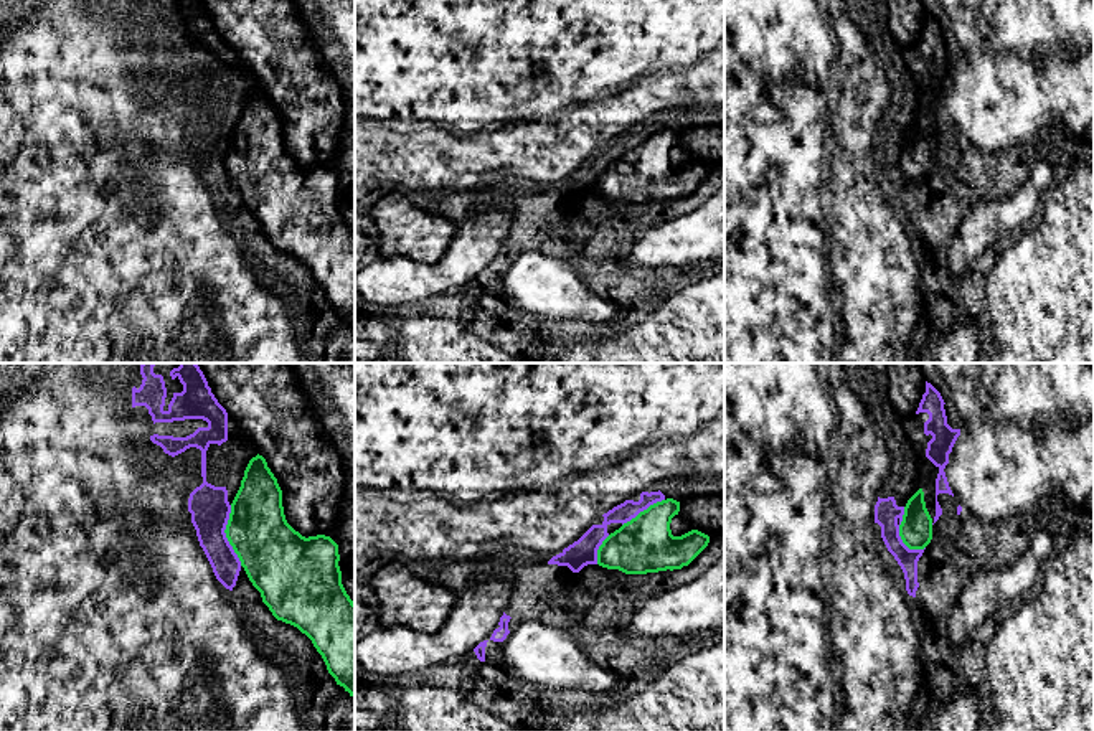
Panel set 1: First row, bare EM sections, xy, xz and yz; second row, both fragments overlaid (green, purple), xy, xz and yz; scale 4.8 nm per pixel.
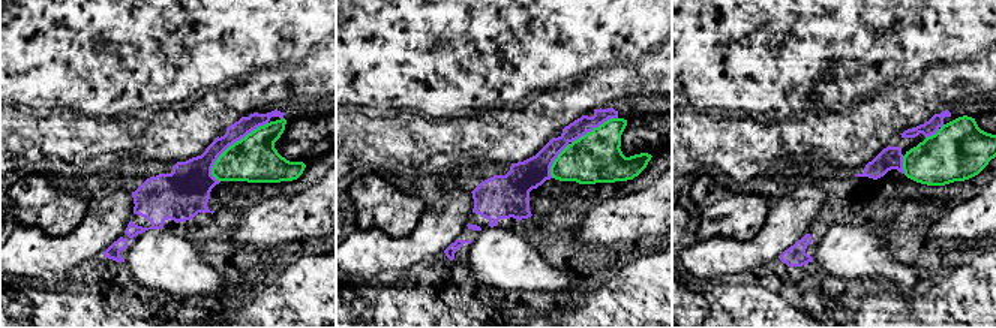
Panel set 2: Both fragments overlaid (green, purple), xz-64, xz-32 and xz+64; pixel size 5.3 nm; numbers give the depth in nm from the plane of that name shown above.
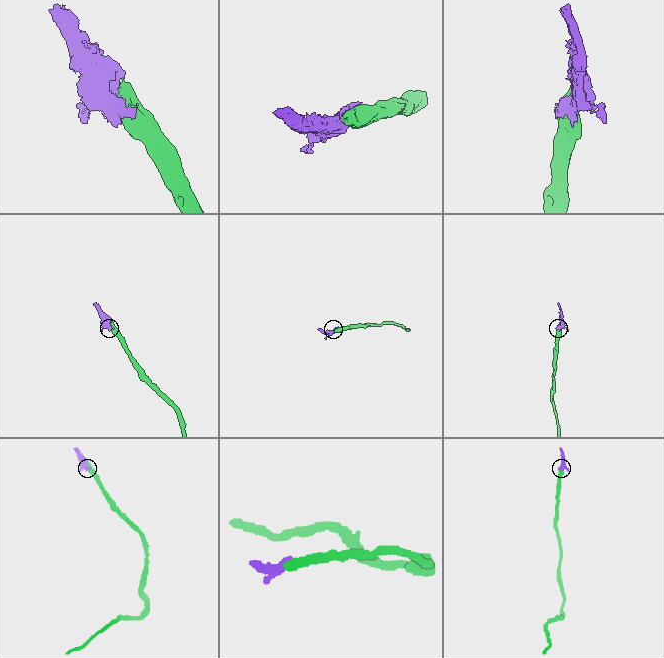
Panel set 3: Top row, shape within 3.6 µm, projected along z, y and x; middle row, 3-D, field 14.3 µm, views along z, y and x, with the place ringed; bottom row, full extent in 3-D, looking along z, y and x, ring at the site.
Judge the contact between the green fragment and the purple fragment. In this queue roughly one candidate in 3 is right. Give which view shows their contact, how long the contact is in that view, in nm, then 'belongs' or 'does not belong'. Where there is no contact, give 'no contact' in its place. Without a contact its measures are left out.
contact in xy; length 300 nm; belongs

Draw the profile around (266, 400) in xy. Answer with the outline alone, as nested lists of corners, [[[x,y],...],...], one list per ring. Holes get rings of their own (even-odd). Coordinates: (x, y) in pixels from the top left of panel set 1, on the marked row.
[[[196,365],[277,479],[287,523],[305,538],[332,536],[350,479],[292,365]]]

